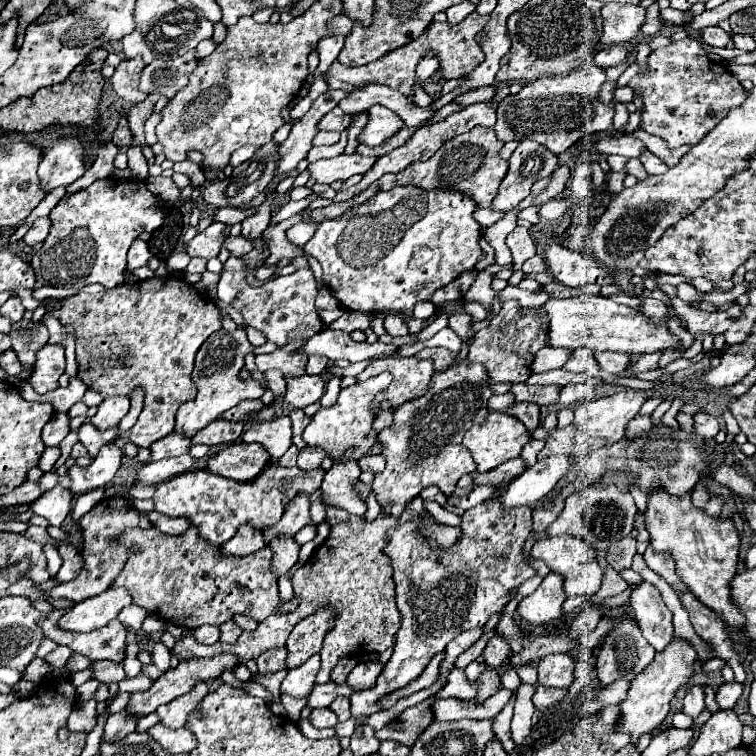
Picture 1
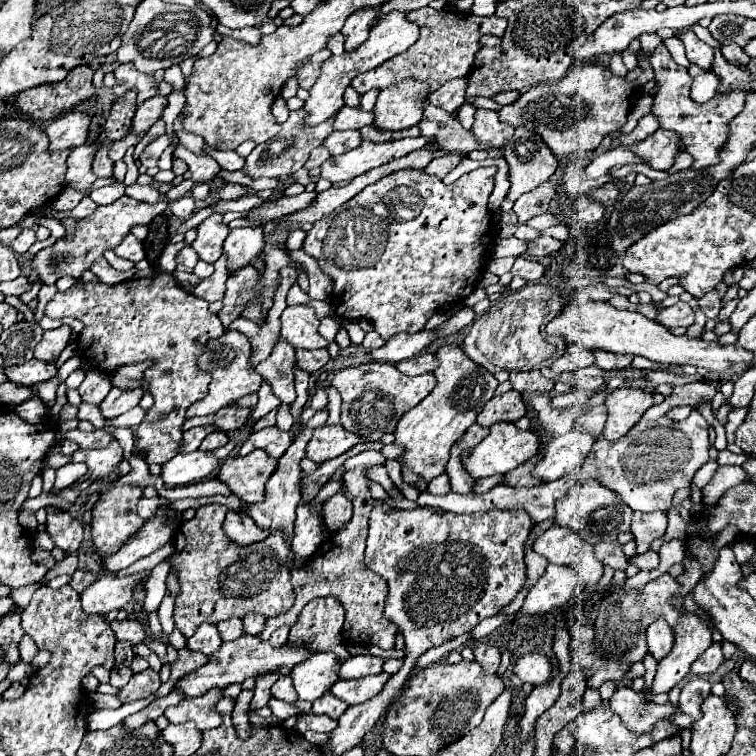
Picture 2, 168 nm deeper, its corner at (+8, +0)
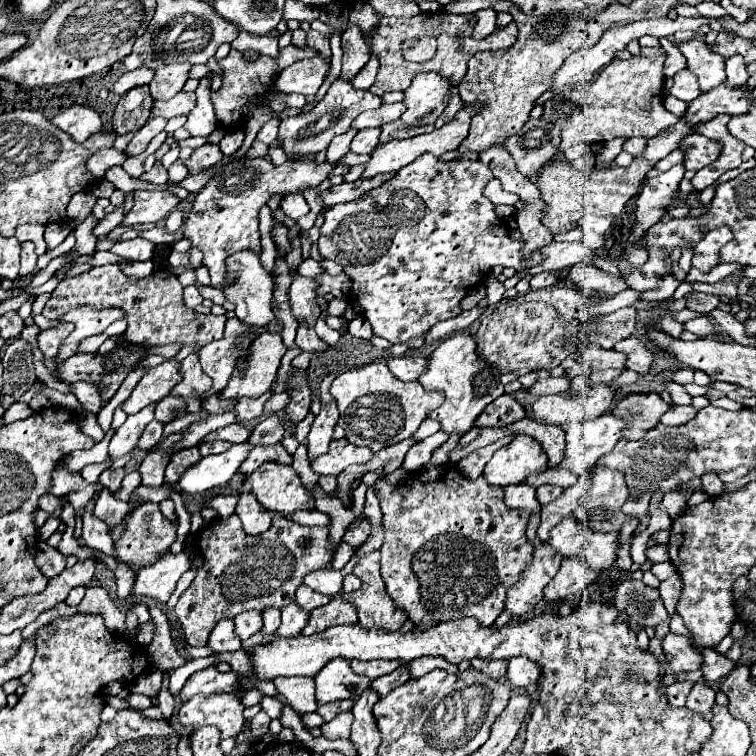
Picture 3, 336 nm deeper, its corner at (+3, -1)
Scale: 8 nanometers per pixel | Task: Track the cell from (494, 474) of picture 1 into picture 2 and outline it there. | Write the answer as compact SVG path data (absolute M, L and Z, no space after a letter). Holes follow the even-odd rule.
M524 462L518 468L506 472L504 480L510 486L536 486L538 484L538 480L530 480L530 466L528 466L528 462Z

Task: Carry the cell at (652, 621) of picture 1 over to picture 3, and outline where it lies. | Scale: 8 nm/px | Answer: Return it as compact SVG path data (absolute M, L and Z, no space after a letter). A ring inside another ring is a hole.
M669 633L663 639L663 651L665 651L665 657L669 659L669 665L675 673L697 671L703 663L701 651L691 645L691 639L681 637L681 635Z

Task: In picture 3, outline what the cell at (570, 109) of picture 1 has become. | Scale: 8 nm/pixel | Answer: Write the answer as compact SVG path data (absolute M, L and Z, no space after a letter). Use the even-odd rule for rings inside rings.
M642 47L640 54L629 61L611 61L597 79L589 85L579 85L575 89L561 91L561 99L551 99L545 103L543 119L561 127L563 149L575 143L607 143L615 137L655 137L663 129L675 125L677 115L669 113L663 105L663 63L666 53L662 47Z

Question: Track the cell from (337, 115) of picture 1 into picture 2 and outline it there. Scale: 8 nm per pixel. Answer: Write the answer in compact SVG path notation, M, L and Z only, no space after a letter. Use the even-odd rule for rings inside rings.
M342 106L334 114L334 130L360 130L362 126L372 124L372 112L364 112L360 108Z

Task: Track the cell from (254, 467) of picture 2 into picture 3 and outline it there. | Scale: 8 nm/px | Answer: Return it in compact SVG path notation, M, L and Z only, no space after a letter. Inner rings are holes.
M261 465L247 483L267 511L291 515L295 511L315 511L313 495L303 487L291 465Z

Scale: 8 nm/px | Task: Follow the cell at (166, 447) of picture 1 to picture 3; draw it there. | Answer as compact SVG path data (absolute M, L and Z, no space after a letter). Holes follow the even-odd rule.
M239 423L229 425L227 429L219 429L215 433L211 433L211 437L205 437L205 441L229 441L229 443L247 443L251 431Z

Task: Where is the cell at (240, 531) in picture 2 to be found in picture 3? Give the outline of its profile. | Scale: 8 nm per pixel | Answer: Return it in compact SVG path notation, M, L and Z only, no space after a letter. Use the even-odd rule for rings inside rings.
M245 485L241 491L241 499L237 505L237 515L243 523L243 529L247 535L261 535L271 527L271 513L261 507L261 503L255 499L251 489Z

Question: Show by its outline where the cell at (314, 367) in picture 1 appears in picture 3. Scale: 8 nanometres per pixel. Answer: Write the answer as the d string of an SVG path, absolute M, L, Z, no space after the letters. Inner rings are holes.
M303 321L299 323L299 329L297 329L297 337L295 337L295 343L303 349L303 351L325 351L327 343L321 341L317 335L315 335L315 329L311 329L309 325L305 325Z

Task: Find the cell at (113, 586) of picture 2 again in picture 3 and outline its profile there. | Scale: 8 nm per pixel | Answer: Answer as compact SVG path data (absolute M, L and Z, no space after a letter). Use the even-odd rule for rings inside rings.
M167 553L155 565L141 569L137 573L133 597L147 595L165 605L169 601L179 577L189 569L191 569L191 557L187 553L179 553L179 555Z

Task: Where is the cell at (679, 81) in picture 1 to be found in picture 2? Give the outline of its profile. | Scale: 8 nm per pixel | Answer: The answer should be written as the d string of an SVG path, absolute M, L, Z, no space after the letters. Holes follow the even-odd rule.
M660 44L652 56L650 64L654 70L654 82L656 82L656 94L654 94L654 104L652 104L652 114L658 118L660 128L672 130L680 138L680 148L686 150L688 154L694 156L696 168L706 168L710 164L718 162L718 146L724 144L726 140L726 124L742 112L744 108L744 90L730 90L726 94L718 94L712 100L698 104L690 98L690 86L692 86L692 76L688 74L688 68L680 66L674 62L670 56L668 48Z

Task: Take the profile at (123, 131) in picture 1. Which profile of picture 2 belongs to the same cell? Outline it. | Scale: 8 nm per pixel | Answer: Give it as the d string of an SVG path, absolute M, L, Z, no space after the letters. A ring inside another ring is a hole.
M128 90L122 98L118 98L112 104L110 116L104 124L104 132L112 142L122 140L130 132L130 122L132 122L132 116L134 116L134 108L136 108L136 90Z

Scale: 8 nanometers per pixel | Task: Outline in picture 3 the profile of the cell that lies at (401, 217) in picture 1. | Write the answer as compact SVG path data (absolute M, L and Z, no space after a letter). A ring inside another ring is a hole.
M427 153L419 157L419 161L397 171L397 175L375 189L375 193L325 211L325 223L321 225L321 239L317 243L319 251L325 259L343 265L343 271L353 281L349 297L361 307L363 317L371 323L377 337L391 343L421 347L435 323L461 313L461 299L473 287L481 285L495 265L521 271L543 261L539 253L529 259L521 253L521 243L509 237L507 225L495 215L491 201L483 197L483 187L491 179L491 169L481 161L461 159L445 163Z

